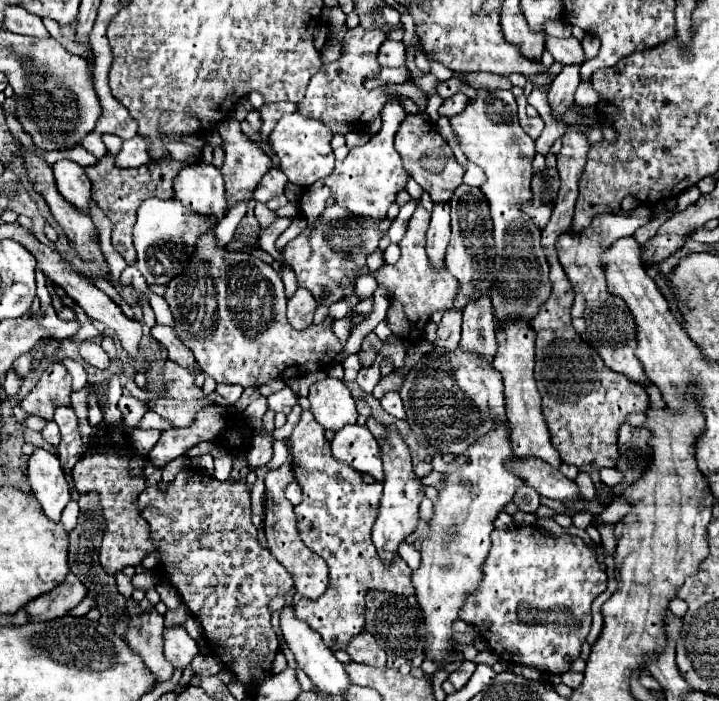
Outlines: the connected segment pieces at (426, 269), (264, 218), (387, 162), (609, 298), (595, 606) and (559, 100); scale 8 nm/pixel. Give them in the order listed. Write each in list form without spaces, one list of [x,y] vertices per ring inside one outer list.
[[[418,205],[406,235],[402,237],[402,241],[398,243],[400,247],[400,261],[396,265],[382,265],[374,277],[380,285],[386,287],[388,291],[388,299],[390,299],[390,309],[388,309],[388,325],[392,329],[394,335],[404,335],[406,341],[420,341],[424,335],[424,327],[430,321],[432,313],[442,309],[450,309],[454,295],[458,291],[458,281],[444,269],[434,271],[430,267],[428,255],[424,251],[424,243],[426,243],[426,229],[430,223],[430,213]]]
[[[256,203],[256,207],[254,207],[254,215],[256,215],[256,219],[258,219],[258,223],[260,223],[262,229],[270,227],[270,225],[278,219],[276,213],[270,211],[270,209],[266,207],[266,203]]]
[[[390,101],[390,105],[382,109],[380,119],[382,119],[382,129],[370,139],[370,143],[352,149],[344,161],[336,161],[336,169],[332,175],[318,179],[314,185],[310,185],[304,191],[300,199],[300,211],[306,217],[308,227],[314,227],[316,219],[324,211],[328,197],[334,197],[336,203],[344,205],[356,215],[366,215],[366,217],[370,215],[376,221],[380,221],[386,217],[388,207],[396,201],[396,193],[406,187],[408,173],[404,171],[402,159],[394,149],[394,135],[398,131],[398,125],[406,119],[406,113],[402,105],[398,105],[398,101]]]
[[[640,205],[634,209],[634,215],[608,215],[602,213],[602,217],[594,217],[594,225],[590,225],[590,229],[586,229],[586,233],[582,233],[582,237],[570,237],[570,229],[558,239],[556,249],[558,249],[558,259],[560,265],[564,267],[574,291],[576,291],[576,299],[572,305],[572,323],[574,329],[580,333],[580,337],[590,343],[600,357],[604,359],[604,363],[614,369],[616,373],[622,373],[626,377],[630,377],[632,381],[640,383],[642,387],[648,385],[648,377],[642,369],[642,363],[638,361],[638,357],[634,355],[636,349],[636,323],[630,317],[630,311],[626,309],[626,303],[620,301],[618,297],[610,295],[606,289],[606,279],[604,279],[604,269],[600,267],[600,253],[618,237],[624,235],[634,235],[634,231],[642,225],[648,223],[652,209]]]
[[[608,593],[600,595],[600,597],[592,603],[592,629],[590,629],[588,639],[586,639],[590,645],[598,639],[598,635],[600,635],[600,631],[602,631],[602,613],[600,613],[600,607],[602,607],[602,603],[604,603],[606,599],[608,599]]]
[[[570,65],[570,67],[564,67],[562,73],[554,79],[552,87],[550,87],[550,93],[548,93],[548,102],[552,107],[552,115],[556,117],[556,121],[560,121],[558,117],[568,109],[569,106],[574,104],[574,91],[580,83],[580,73],[578,73],[580,67],[576,65]]]

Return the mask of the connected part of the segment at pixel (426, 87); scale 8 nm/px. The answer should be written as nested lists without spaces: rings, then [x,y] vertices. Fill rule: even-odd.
[[[430,73],[425,74],[424,77],[420,77],[420,79],[416,79],[414,81],[426,95],[430,95],[430,91],[434,91],[437,87],[437,78],[434,75],[430,75]]]

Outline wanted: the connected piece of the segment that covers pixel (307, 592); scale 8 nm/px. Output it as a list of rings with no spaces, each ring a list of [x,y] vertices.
[[[284,463],[282,467],[278,467],[276,471],[270,471],[264,479],[266,483],[266,501],[264,501],[264,533],[266,533],[266,541],[268,547],[272,551],[272,555],[280,561],[280,565],[284,565],[284,569],[290,573],[296,591],[302,597],[308,599],[318,599],[326,587],[328,587],[328,565],[326,561],[312,553],[302,539],[298,537],[298,529],[296,529],[296,515],[294,515],[294,507],[290,505],[290,501],[286,501],[284,497],[284,489],[288,483],[294,481],[294,471],[290,463]]]

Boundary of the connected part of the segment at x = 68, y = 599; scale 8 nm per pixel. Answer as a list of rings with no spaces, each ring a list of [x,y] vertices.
[[[68,573],[66,581],[52,589],[46,595],[32,599],[24,609],[30,621],[50,621],[64,617],[70,609],[74,609],[86,597],[86,587],[78,581],[76,575]]]

